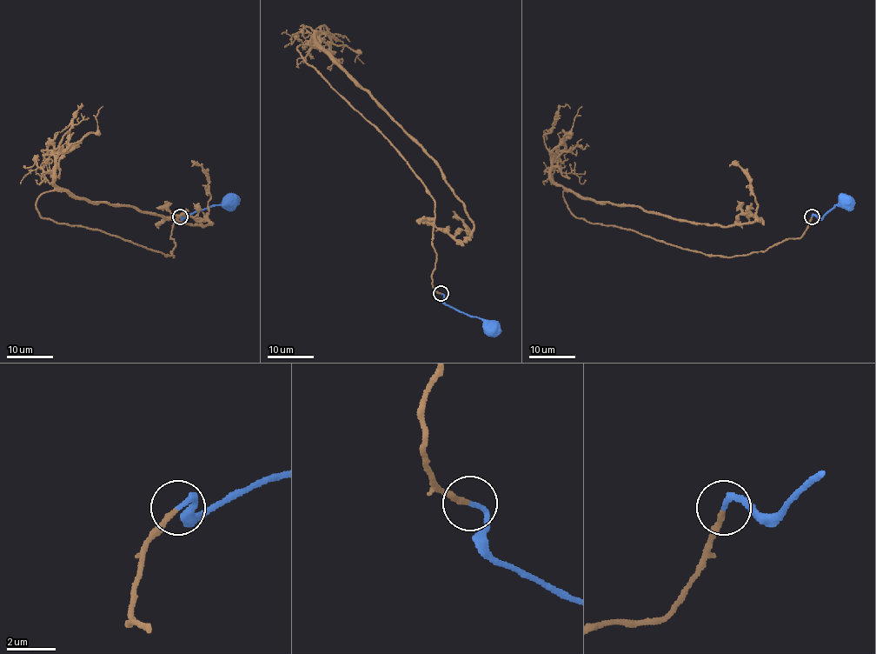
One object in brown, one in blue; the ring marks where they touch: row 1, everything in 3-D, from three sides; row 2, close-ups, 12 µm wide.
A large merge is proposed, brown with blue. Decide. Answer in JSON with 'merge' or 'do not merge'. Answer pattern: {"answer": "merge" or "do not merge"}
{"answer": "merge"}

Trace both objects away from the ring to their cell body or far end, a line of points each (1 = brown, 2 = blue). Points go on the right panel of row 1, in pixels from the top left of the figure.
1: (812, 217), (800, 237), (720, 256), (593, 224), (563, 197), (751, 223), (750, 177), (729, 166)
2: (812, 216), (821, 217), (834, 205), (845, 205), (846, 202)

